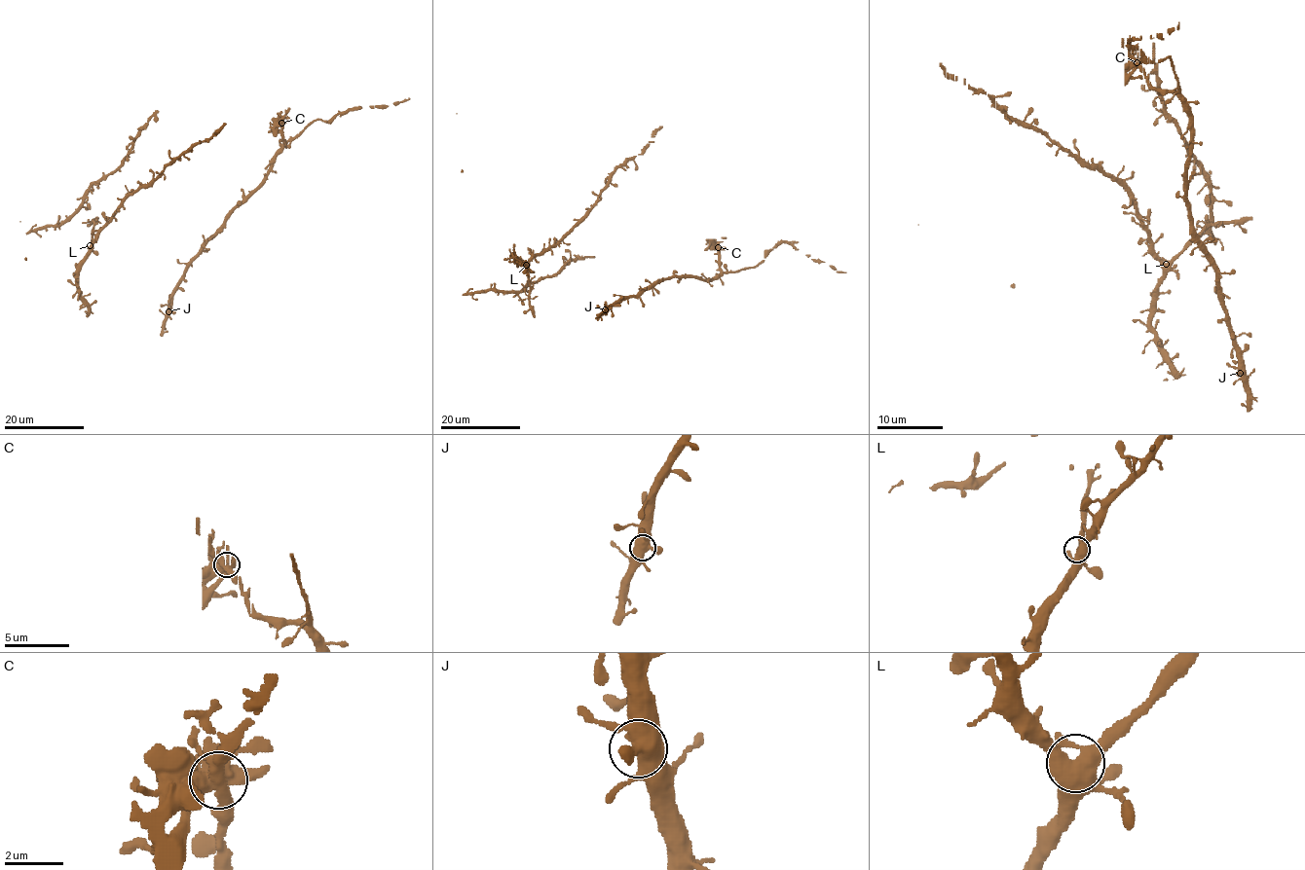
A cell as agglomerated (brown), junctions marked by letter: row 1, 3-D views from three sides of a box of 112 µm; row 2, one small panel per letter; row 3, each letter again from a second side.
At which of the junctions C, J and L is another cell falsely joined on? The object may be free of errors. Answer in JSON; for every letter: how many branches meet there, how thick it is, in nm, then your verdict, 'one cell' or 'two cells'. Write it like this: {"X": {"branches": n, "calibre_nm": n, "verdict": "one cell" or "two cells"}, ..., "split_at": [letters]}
{"C": {"branches": 6, "calibre_nm": 550, "verdict": "two cells"}, "J": {"branches": 5, "calibre_nm": 550, "verdict": "one cell"}, "L": {"branches": 6, "calibre_nm": 600, "verdict": "one cell"}, "split_at": ["C"]}

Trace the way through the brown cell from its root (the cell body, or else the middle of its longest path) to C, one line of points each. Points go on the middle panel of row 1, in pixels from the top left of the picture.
C: (596, 305), (606, 308), (672, 276), (712, 279), (721, 271), (718, 246)

